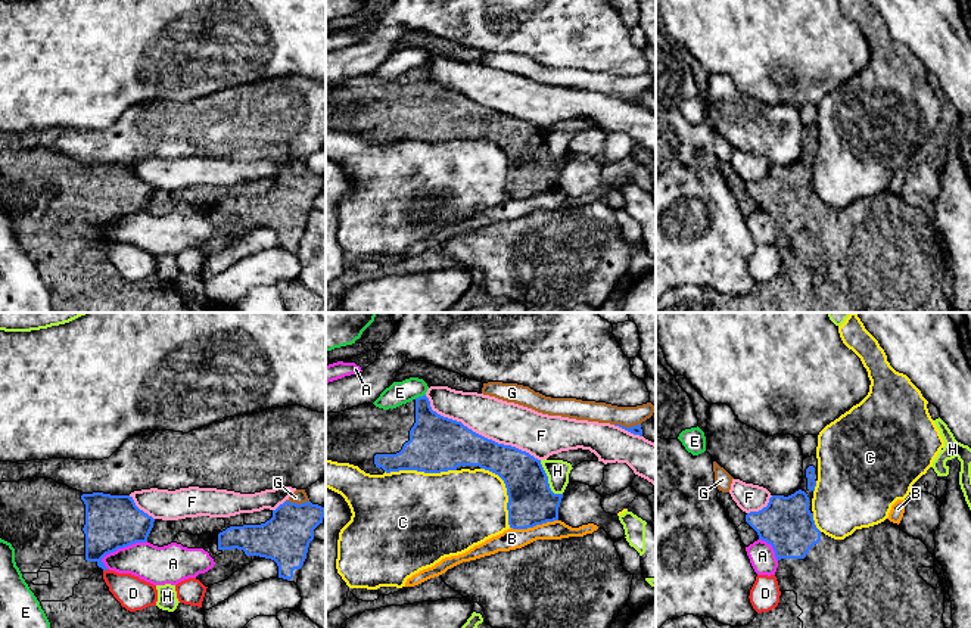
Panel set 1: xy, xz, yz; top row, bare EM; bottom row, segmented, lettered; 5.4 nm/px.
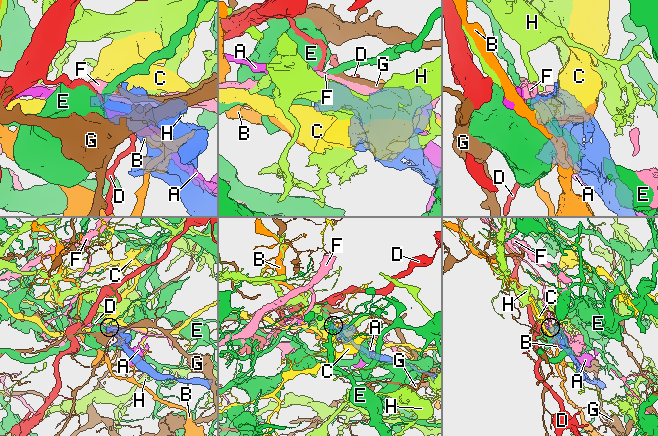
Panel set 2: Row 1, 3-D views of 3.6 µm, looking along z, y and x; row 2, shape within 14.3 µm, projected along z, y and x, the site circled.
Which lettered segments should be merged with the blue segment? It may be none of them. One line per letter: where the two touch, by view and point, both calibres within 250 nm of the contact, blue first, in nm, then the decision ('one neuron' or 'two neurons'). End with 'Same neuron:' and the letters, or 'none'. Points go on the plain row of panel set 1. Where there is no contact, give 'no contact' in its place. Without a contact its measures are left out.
A: xy (123, 217) | 300/200 nm | two neurons
B: xz (534, 195) | 260/110 nm | two neurons
C: xz (420, 140) | 300/480 nm | two neurons
D: xy (105, 239) | 280/180 nm | two neurons
E: xz (419, 67) | 280/130 nm | two neurons
F: xz (478, 103) | 300/240 nm | two neurons
G: xz (628, 98) | 50/110 nm | two neurons
H: xz (547, 151) | 260/130 nm | two neurons
Same neuron: none

